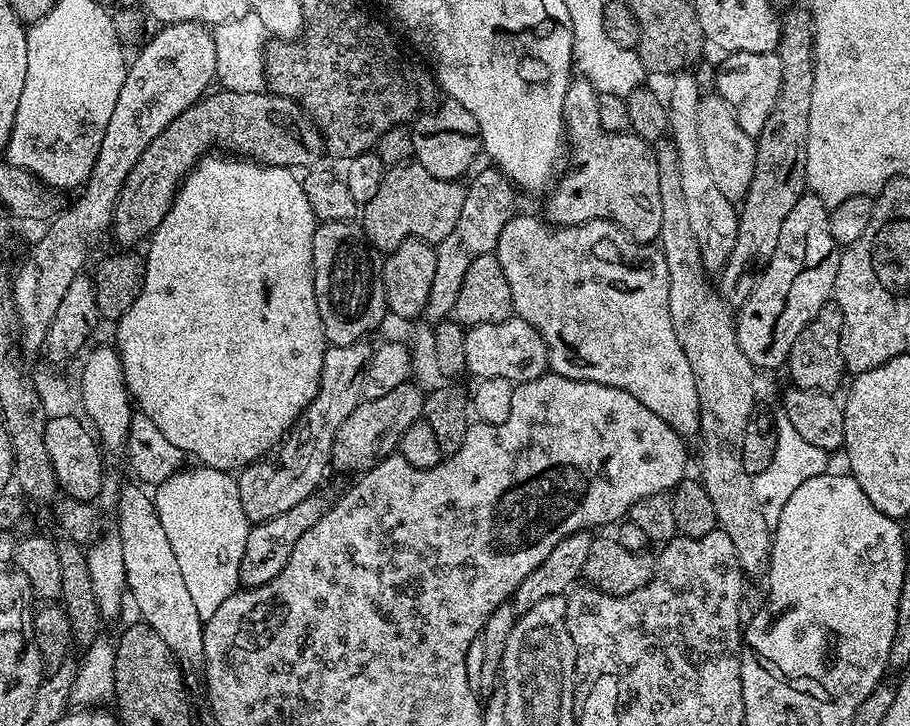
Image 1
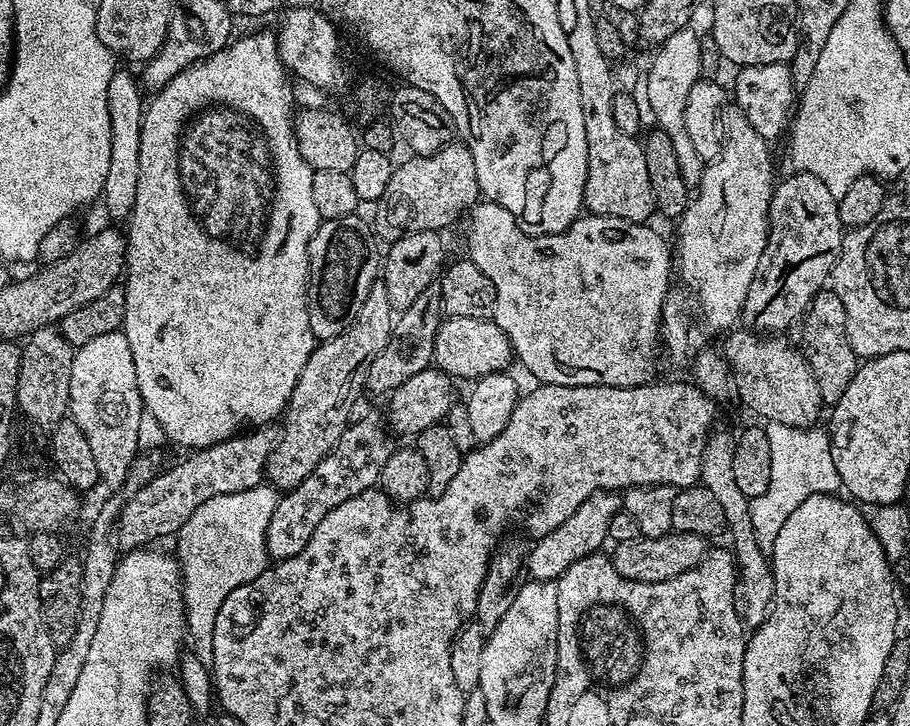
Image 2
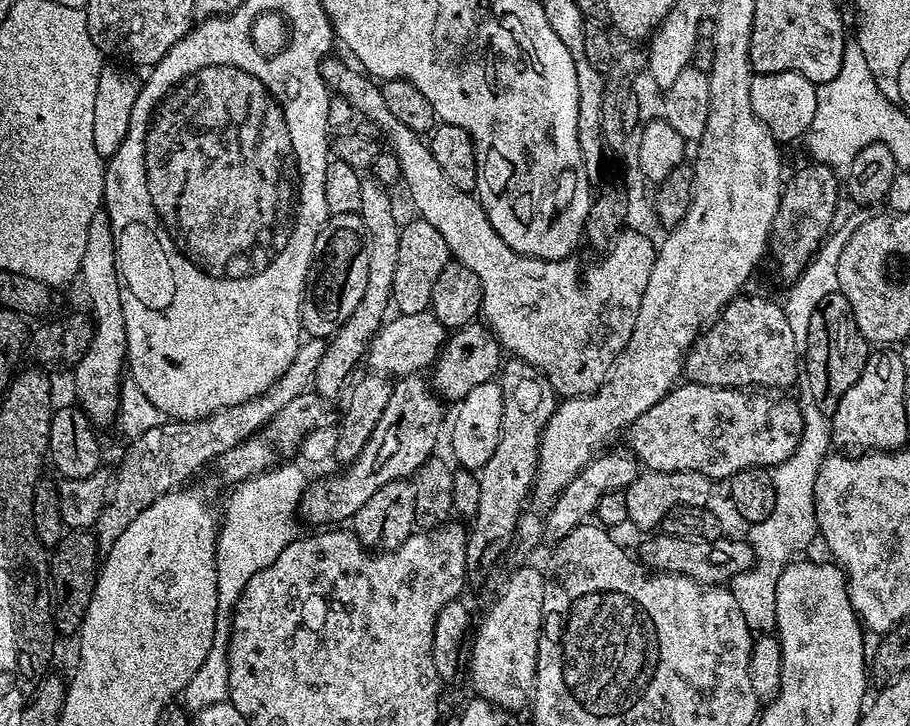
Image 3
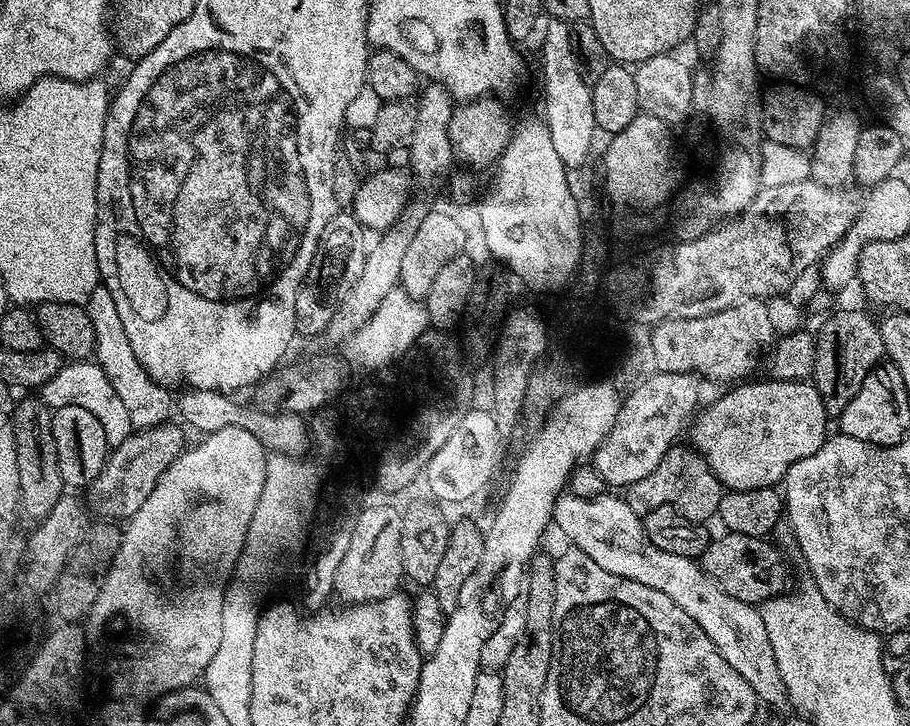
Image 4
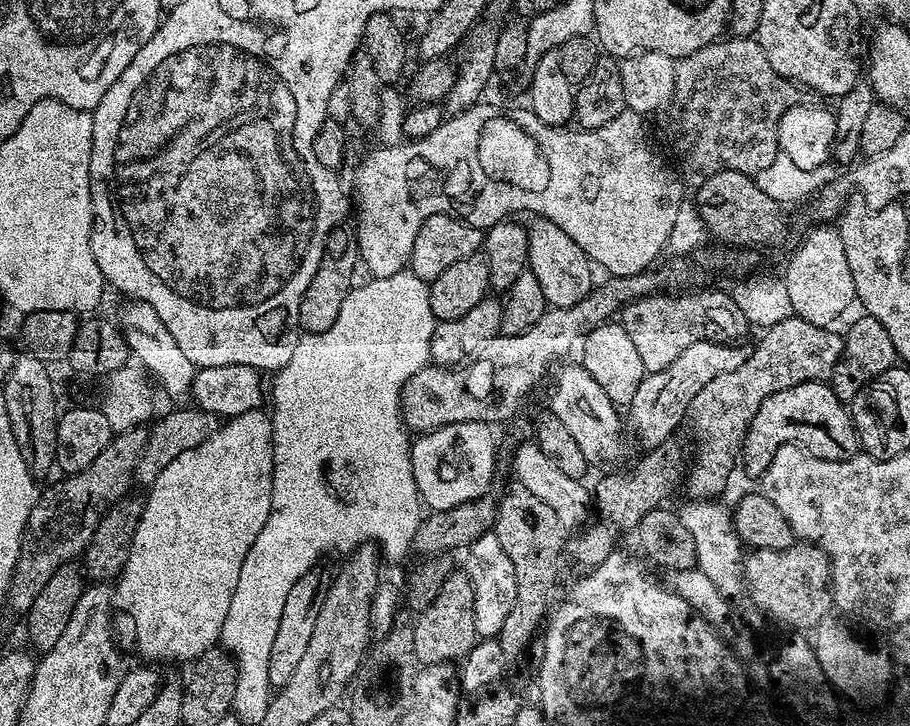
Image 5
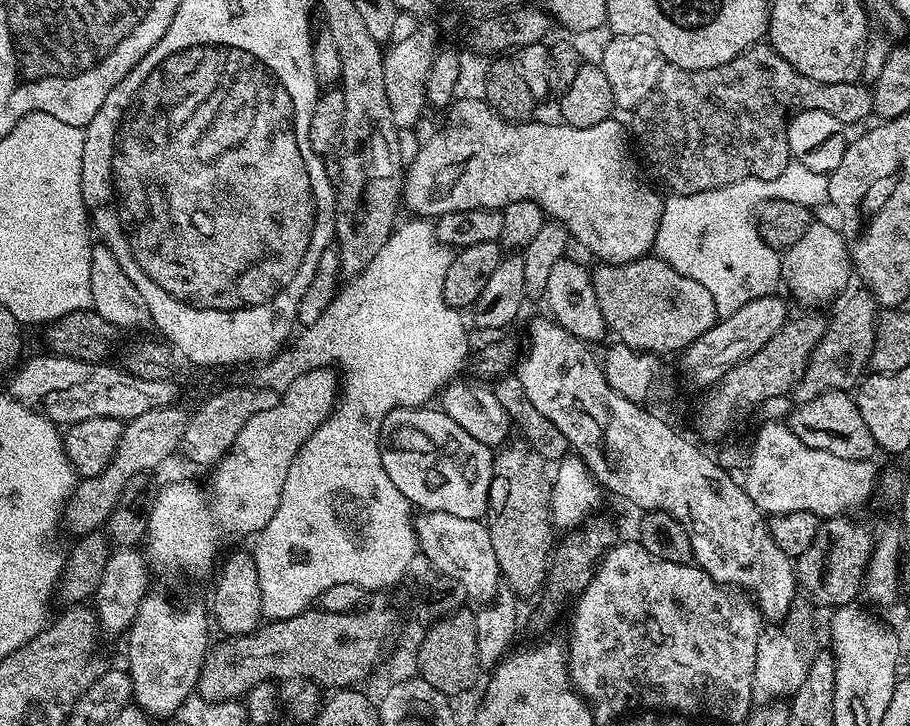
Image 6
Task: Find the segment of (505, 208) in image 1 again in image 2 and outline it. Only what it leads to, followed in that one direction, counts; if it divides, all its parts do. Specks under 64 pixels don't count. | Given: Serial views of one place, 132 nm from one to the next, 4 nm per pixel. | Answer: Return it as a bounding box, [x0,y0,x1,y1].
[367,291,442,394]

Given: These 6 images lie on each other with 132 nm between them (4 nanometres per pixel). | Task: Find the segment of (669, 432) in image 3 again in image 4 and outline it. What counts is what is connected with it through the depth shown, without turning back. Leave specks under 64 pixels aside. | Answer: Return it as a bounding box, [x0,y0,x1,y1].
[690,379,830,492]

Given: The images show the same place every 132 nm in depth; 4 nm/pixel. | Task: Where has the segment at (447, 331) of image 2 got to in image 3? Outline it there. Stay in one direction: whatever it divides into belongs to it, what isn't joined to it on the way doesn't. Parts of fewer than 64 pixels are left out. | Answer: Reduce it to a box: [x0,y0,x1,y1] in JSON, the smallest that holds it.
[366,310,446,378]

